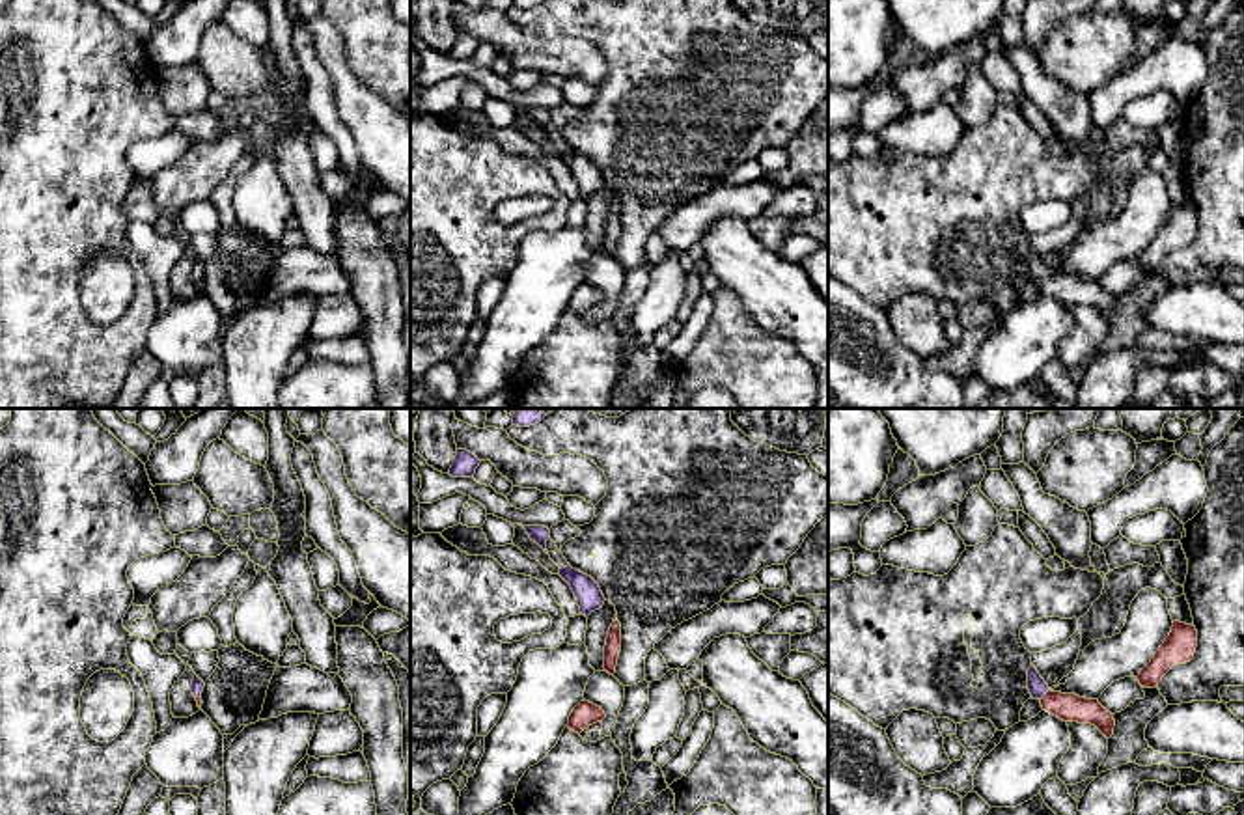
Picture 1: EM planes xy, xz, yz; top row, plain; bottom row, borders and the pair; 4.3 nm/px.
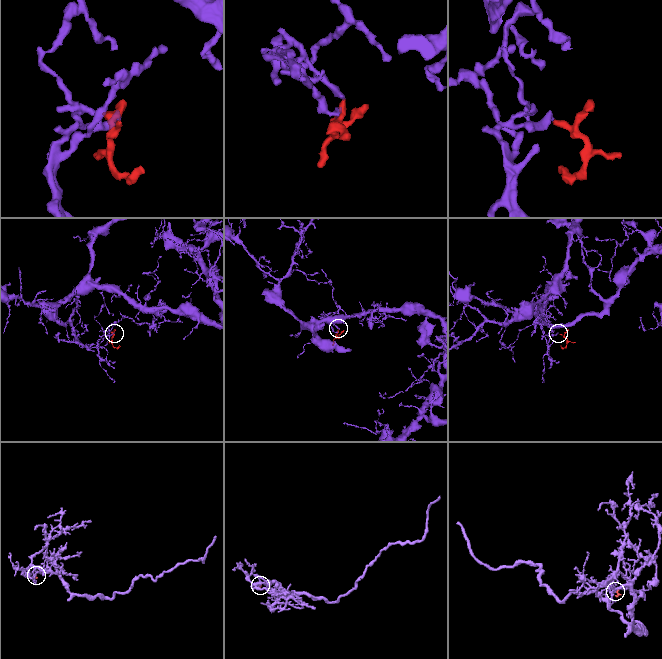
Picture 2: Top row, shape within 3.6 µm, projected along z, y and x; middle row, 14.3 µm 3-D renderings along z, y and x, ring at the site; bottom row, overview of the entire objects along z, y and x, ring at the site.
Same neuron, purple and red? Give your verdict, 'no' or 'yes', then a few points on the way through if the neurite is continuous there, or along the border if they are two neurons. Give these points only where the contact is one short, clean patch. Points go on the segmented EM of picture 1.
yes; runs through yz (1036, 683), (1043, 694), (1069, 707)

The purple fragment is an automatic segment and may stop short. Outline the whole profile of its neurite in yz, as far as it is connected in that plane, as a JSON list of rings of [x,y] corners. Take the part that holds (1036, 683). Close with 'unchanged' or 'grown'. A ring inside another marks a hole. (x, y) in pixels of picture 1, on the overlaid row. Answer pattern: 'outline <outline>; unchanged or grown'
outline [[[1037,668],[1028,670],[1028,690],[1033,699],[1041,701],[1043,711],[1063,722],[1078,722],[1095,725],[1106,739],[1113,735],[1115,720],[1099,699],[1085,699],[1076,694],[1052,692]]]; grown

